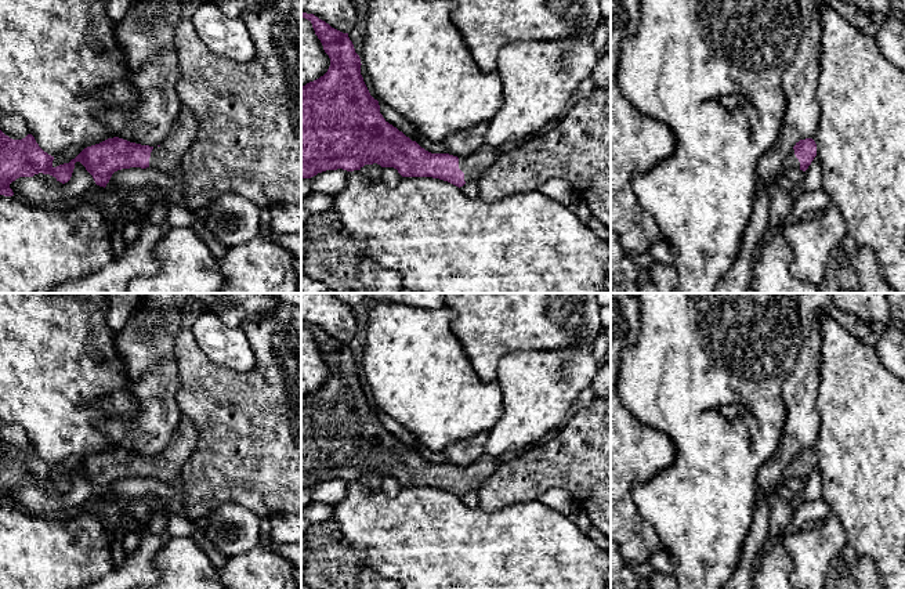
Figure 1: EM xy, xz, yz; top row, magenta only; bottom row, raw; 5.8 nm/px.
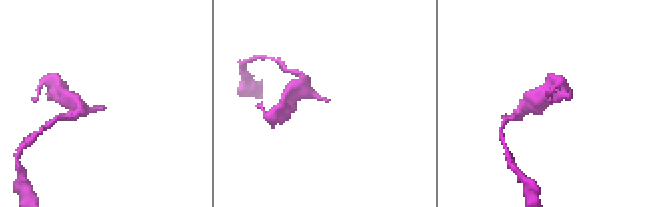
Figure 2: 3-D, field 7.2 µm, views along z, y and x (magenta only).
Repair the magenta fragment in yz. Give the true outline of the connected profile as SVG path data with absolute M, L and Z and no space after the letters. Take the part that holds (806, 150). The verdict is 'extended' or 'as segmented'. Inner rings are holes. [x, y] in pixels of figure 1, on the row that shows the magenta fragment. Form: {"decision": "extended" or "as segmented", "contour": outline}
{"decision": "extended", "contour": "M812 138L800 140L783 160L783 170L800 169L806 171L817 156L817 144Z"}

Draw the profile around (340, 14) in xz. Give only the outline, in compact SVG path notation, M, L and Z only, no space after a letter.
M301 0L301 11L314 14L343 33L354 30L358 22L355 0Z

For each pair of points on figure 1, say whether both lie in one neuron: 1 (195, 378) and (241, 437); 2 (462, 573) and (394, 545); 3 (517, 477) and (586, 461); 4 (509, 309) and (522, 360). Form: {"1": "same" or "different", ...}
{"1": "same", "2": "same", "3": "same", "4": "different"}

